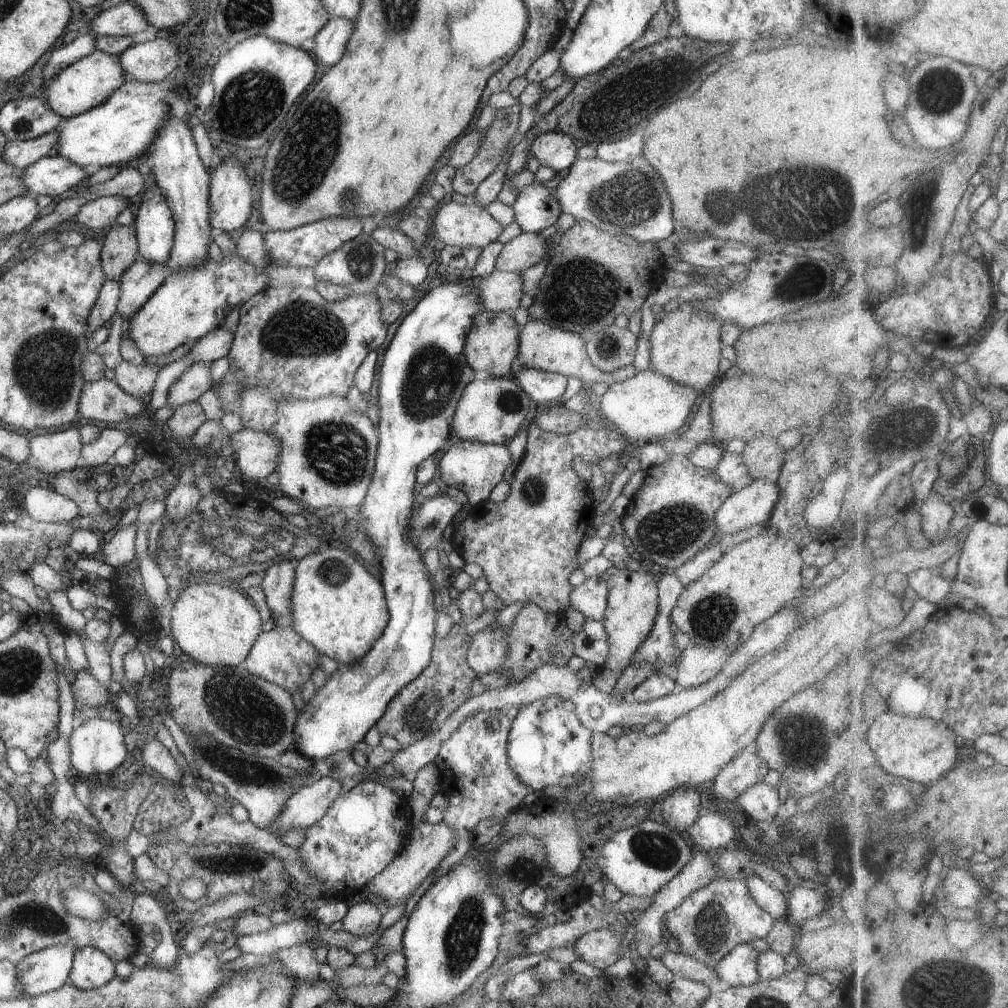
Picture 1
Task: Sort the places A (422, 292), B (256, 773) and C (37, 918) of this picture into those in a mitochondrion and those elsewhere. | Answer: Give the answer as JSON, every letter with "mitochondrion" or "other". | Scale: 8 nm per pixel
{"A":"other","B":"mitochondrion","C":"mitochondrion"}

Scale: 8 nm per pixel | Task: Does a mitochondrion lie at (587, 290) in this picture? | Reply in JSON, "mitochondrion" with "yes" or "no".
{"mitochondrion":"yes"}

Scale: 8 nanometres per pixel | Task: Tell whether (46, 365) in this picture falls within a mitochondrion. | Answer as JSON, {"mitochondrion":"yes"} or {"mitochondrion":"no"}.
{"mitochondrion":"yes"}

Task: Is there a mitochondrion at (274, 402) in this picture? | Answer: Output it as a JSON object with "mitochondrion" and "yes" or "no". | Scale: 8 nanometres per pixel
{"mitochondrion":"no"}

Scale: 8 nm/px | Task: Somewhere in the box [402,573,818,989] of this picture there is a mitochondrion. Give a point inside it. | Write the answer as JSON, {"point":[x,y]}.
{"point":[462,939]}

